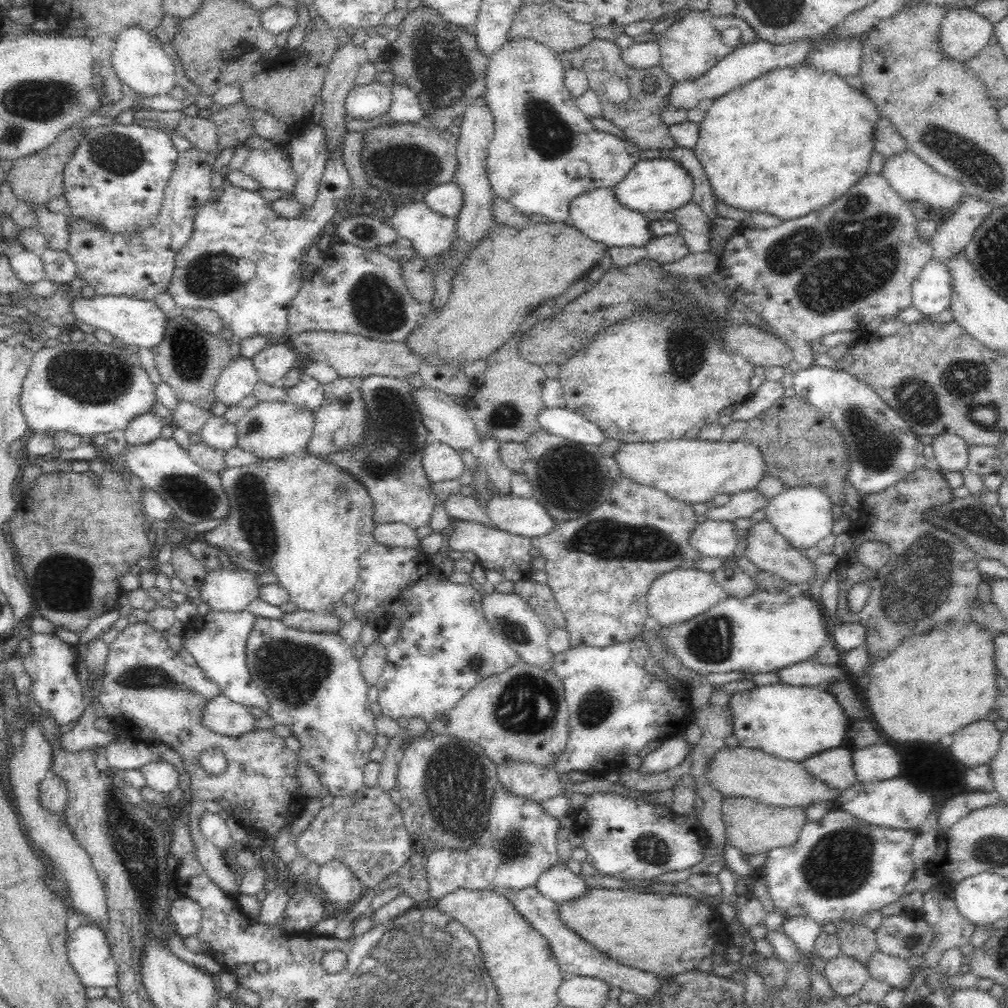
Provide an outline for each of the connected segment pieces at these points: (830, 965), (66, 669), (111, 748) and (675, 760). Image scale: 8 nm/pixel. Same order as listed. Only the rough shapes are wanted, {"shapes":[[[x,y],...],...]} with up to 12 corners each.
{"shapes":[[[826,961],[823,976],[835,995],[858,993],[871,978],[860,961]],[[31,634],[22,656],[30,697],[57,728],[86,710],[78,651]],[[126,738],[105,746],[112,768],[139,769],[162,760],[144,740]],[[679,734],[642,758],[644,772],[666,772],[684,759],[689,744]]]}

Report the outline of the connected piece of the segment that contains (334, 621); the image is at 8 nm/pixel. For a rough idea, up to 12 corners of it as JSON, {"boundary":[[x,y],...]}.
{"boundary":[[294,611],[282,613],[286,627],[338,633],[336,614]]}

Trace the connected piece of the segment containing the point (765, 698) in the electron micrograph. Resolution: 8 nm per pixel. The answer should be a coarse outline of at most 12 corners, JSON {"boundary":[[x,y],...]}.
{"boundary":[[823,684],[728,698],[738,747],[794,762],[847,745]]}

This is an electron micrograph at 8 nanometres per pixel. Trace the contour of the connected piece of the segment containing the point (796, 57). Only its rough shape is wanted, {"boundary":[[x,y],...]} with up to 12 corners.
{"boundary":[[808,39],[736,48],[694,80],[664,109],[696,108],[769,72],[803,65]]}

